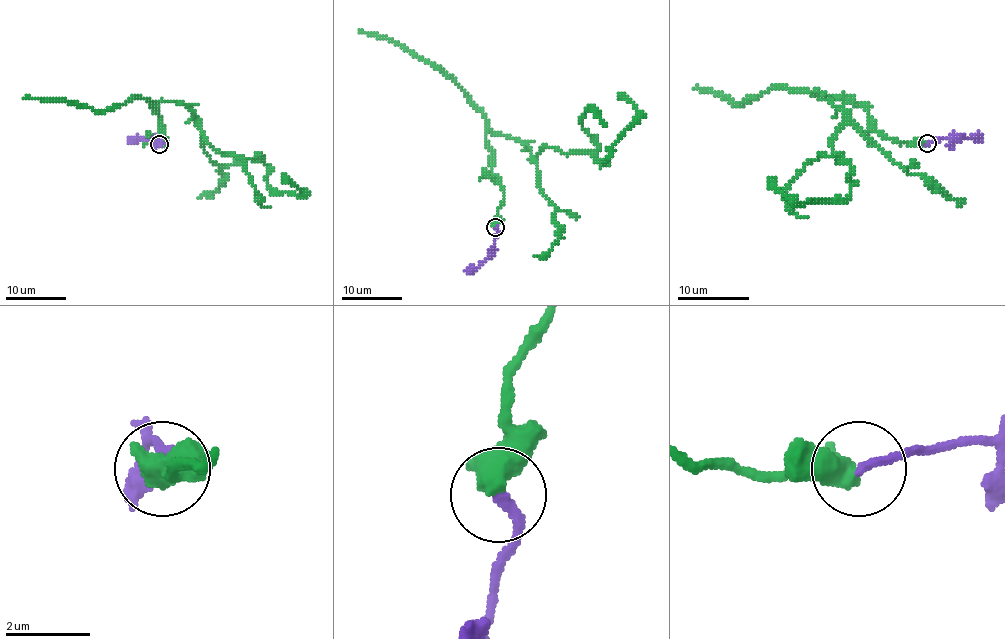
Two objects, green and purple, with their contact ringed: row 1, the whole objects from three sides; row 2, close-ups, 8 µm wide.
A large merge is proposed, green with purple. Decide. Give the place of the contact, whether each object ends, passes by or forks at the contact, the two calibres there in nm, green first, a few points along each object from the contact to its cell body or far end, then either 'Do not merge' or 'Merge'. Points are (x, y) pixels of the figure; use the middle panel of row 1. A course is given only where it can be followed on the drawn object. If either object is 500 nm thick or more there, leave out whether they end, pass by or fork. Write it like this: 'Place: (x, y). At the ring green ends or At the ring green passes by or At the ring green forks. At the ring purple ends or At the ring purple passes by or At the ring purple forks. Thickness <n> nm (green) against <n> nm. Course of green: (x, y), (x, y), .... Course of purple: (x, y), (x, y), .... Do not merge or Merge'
Place: (495, 227). Thickness 650 nm (green) against 220 nm. Course of green: (495, 226), (503, 190), (488, 131), (534, 157), (551, 146), (605, 164), (638, 112), (617, 93). Course of purple: (495, 228), (498, 235), (494, 252), (479, 265), (468, 267), (463, 271). Merge

